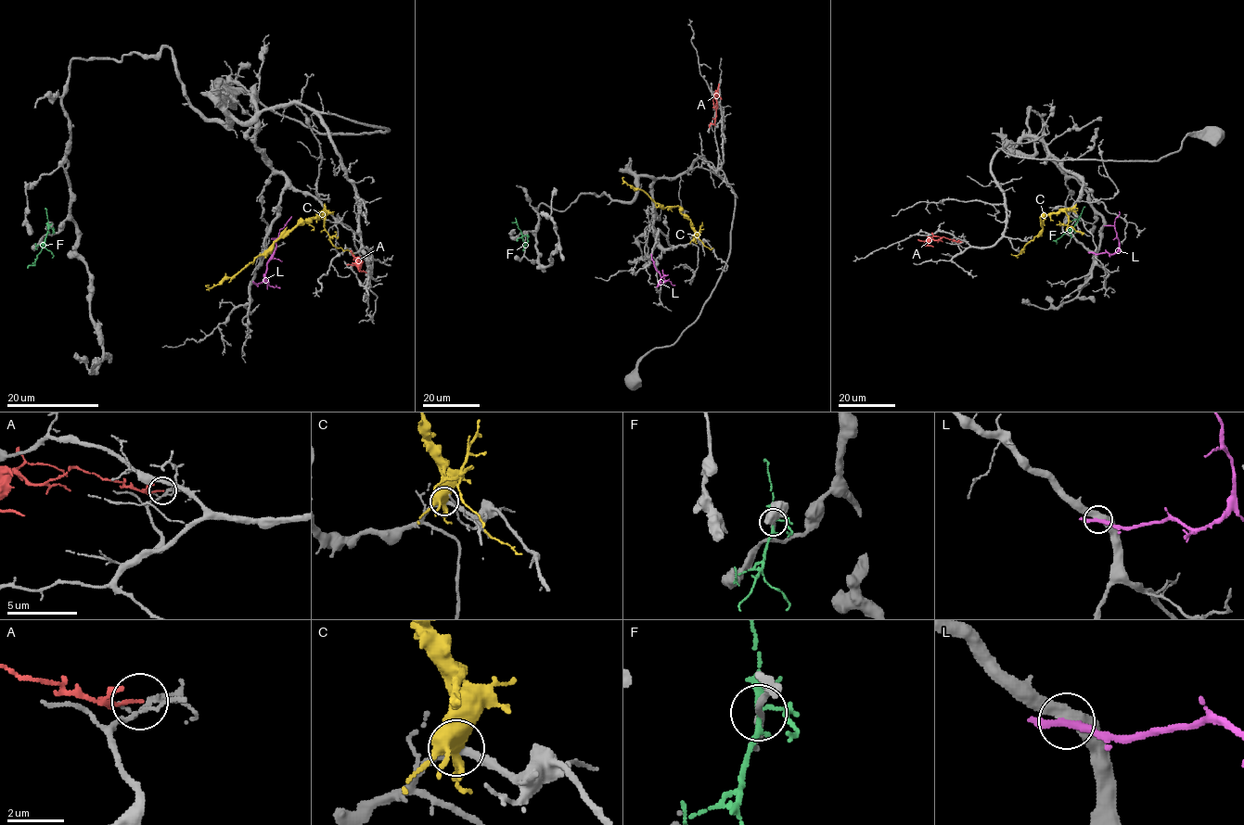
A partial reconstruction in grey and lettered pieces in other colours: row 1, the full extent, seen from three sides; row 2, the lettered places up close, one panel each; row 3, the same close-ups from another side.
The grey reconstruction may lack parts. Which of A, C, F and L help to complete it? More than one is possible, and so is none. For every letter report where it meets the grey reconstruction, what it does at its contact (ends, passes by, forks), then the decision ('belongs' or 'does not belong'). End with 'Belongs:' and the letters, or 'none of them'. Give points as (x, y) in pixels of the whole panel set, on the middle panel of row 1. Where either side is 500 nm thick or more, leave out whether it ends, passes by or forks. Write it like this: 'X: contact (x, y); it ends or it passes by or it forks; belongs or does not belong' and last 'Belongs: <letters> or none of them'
A: contact (709, 127); it ends; belongs
C: contact (695, 238); it forks; does not belong
F: contact (524, 244); it forks; does not belong
L: contact (651, 258); it ends; does not belong
Belongs: A

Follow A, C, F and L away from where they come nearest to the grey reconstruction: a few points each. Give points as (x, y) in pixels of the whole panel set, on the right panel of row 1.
A: (961, 242), (943, 236), (936, 240), (917, 239)
C: (1073, 208), (1043, 214), (1040, 218), (1043, 230), (1018, 255), (1011, 254)
F: (1078, 220), (1058, 239), (1057, 244)
L: (1092, 252), (1114, 254), (1118, 249), (1114, 226), (1119, 211)

